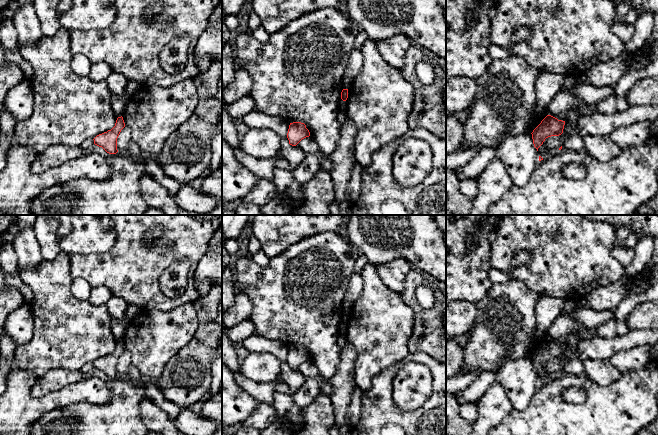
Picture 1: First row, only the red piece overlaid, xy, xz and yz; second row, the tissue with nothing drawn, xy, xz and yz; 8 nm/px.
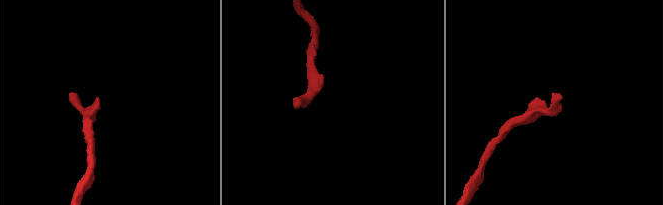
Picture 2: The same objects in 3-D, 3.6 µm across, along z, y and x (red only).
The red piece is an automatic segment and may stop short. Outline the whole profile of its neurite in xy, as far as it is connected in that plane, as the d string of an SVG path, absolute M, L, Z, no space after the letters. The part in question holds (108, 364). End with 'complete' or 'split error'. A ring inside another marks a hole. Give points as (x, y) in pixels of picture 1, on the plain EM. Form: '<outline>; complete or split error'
M118 341L115 350L111 354L99 358L93 363L94 368L102 371L109 378L116 378L118 376L117 362L124 351L123 341Z; complete

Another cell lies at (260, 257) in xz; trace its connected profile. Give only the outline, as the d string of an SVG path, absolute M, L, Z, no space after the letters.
M259 250L255 254L253 254L252 259L260 266L266 266L270 261L270 258L262 250Z

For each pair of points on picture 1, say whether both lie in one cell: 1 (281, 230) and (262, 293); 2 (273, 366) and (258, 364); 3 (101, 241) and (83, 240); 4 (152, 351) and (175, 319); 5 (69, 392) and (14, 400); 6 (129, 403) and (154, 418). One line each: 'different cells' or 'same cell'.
1: different cells
2: same cell
3: same cell
4: same cell
5: same cell
6: different cells

